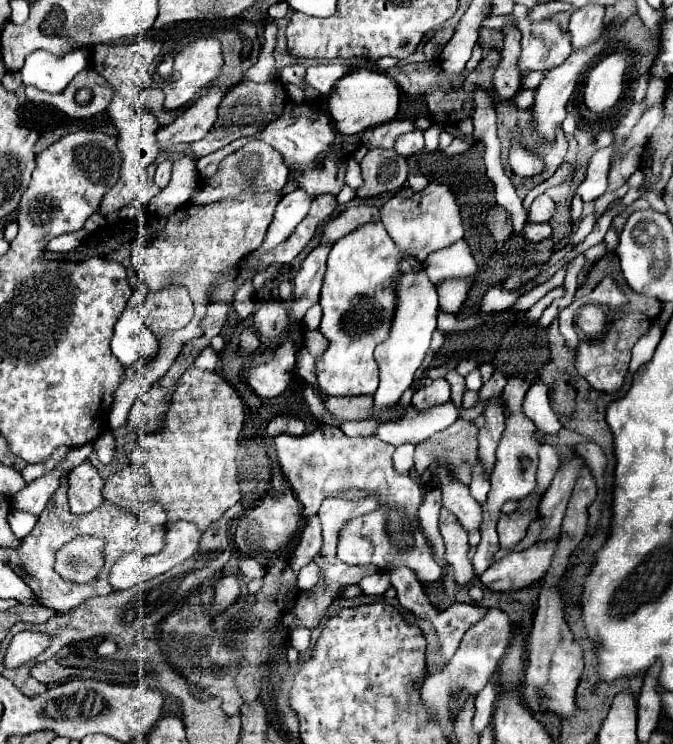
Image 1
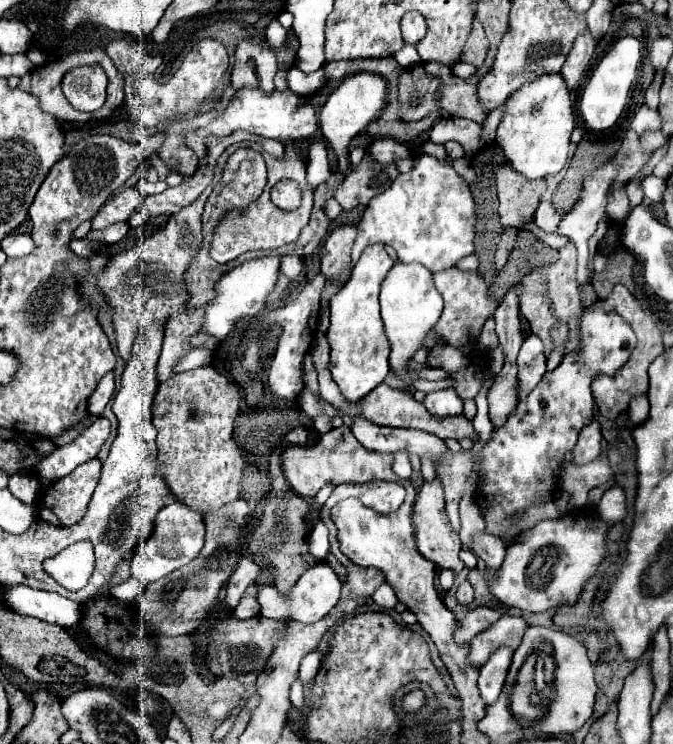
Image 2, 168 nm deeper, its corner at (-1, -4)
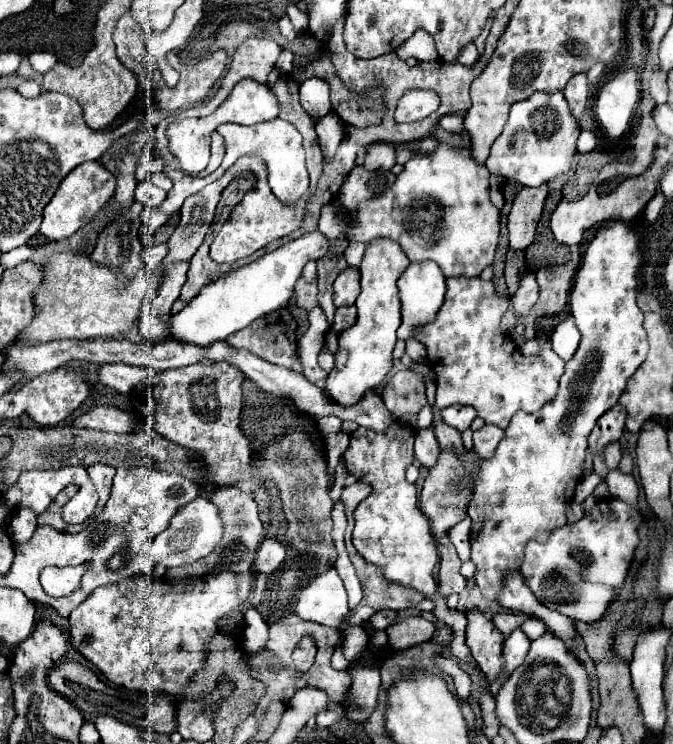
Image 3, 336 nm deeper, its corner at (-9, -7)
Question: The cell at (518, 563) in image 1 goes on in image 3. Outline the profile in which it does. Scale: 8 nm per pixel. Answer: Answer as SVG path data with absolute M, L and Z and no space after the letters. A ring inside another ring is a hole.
M598 500L594 508L584 512L582 520L552 530L546 542L530 540L526 544L520 574L524 582L528 584L528 588L532 590L532 594L538 598L538 602L544 604L546 608L554 612L562 612L564 616L570 616L572 620L582 620L588 624L598 622L604 616L608 602L616 596L616 592L620 590L626 578L634 550L640 542L636 534L636 528L640 522L642 522L642 514L638 508L632 508L620 500Z

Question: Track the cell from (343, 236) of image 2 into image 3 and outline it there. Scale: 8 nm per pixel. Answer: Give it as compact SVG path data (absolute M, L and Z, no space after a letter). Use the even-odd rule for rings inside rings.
M344 268L334 280L334 306L352 306L360 294L360 270Z

